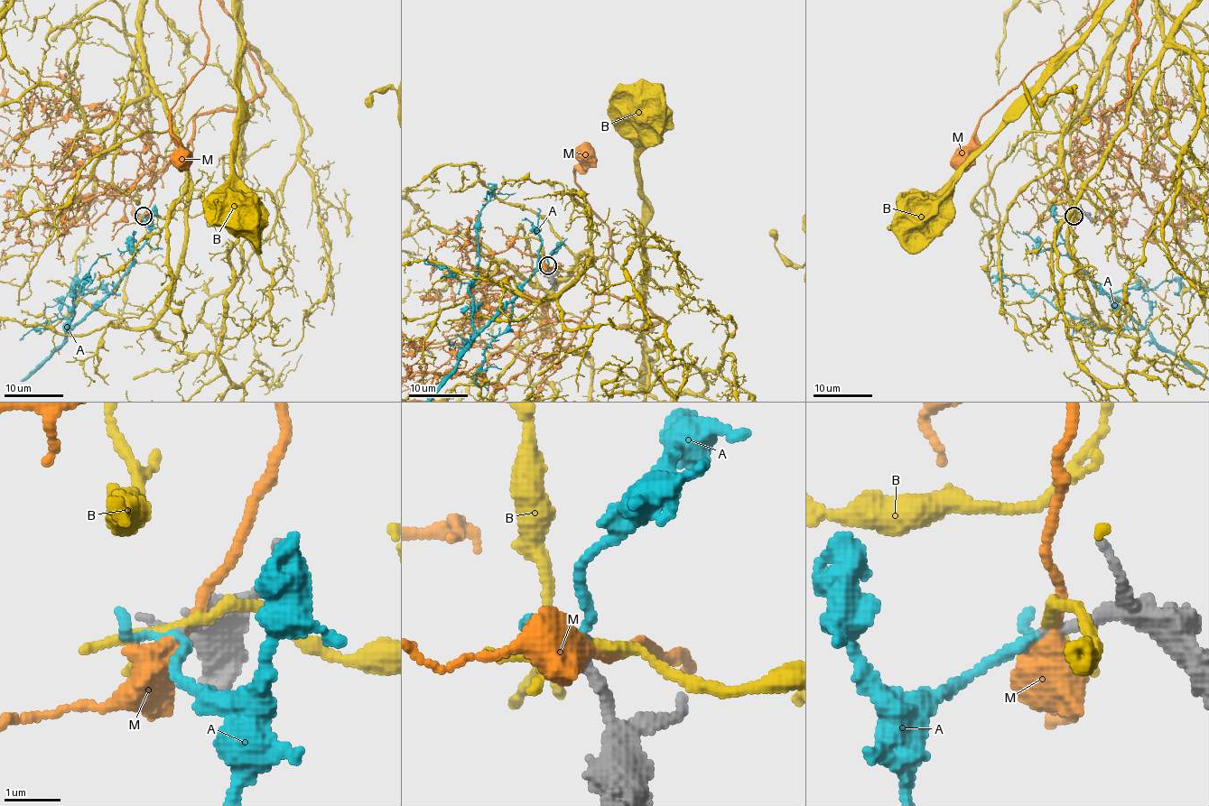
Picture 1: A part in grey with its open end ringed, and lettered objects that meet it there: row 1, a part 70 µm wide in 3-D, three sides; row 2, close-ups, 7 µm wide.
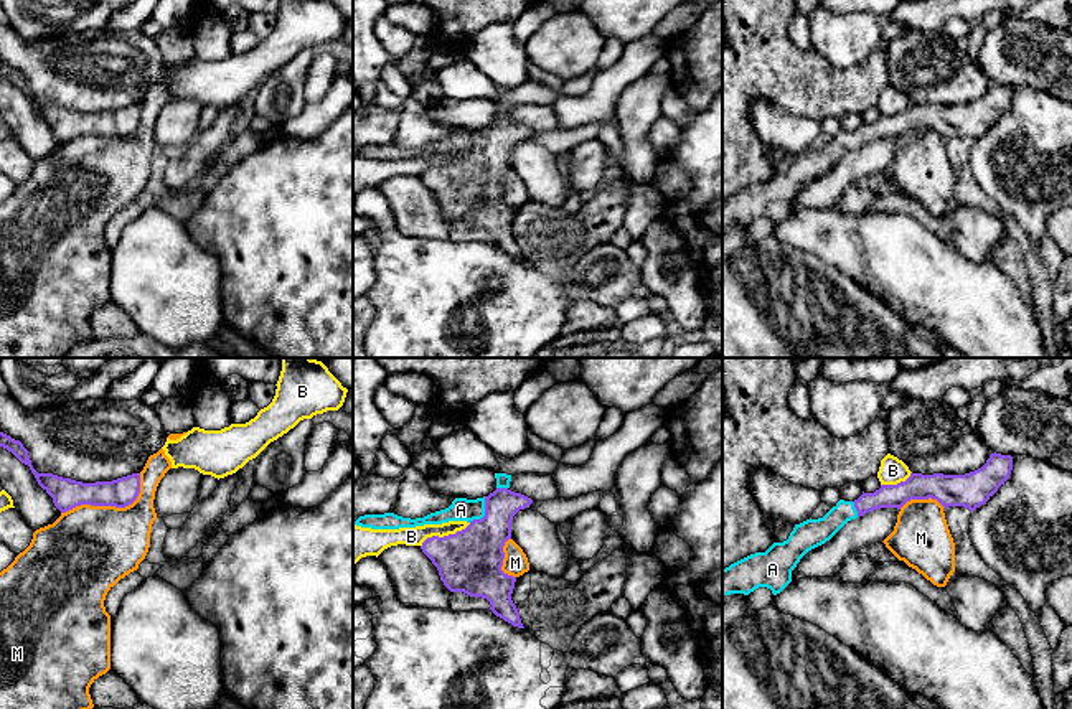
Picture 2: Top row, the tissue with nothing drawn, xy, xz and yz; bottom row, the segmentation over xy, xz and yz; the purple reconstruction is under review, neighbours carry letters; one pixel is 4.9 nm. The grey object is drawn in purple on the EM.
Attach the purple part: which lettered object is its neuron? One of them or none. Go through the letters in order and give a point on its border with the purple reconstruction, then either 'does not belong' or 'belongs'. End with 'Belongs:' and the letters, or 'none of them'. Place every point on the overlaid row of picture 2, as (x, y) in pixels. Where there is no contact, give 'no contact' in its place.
A: contact xz (485, 513); belongs
B: contact xz (444, 536); does not belong
M: contact xy (111, 505); does not belong
Belongs: A

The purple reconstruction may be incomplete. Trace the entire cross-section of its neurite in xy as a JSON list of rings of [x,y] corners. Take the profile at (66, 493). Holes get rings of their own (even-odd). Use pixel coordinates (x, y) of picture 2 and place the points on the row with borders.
[[[0,432],[0,447],[30,467],[38,485],[53,498],[54,506],[61,513],[81,505],[125,508],[132,505],[140,493],[140,473],[132,473],[112,481],[82,483],[53,473],[38,473],[23,444],[3,432]]]

